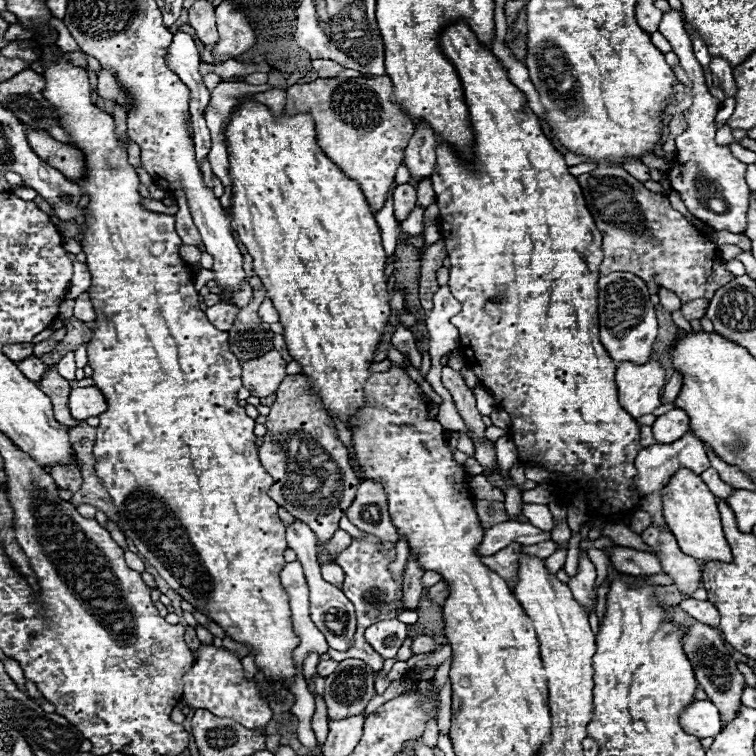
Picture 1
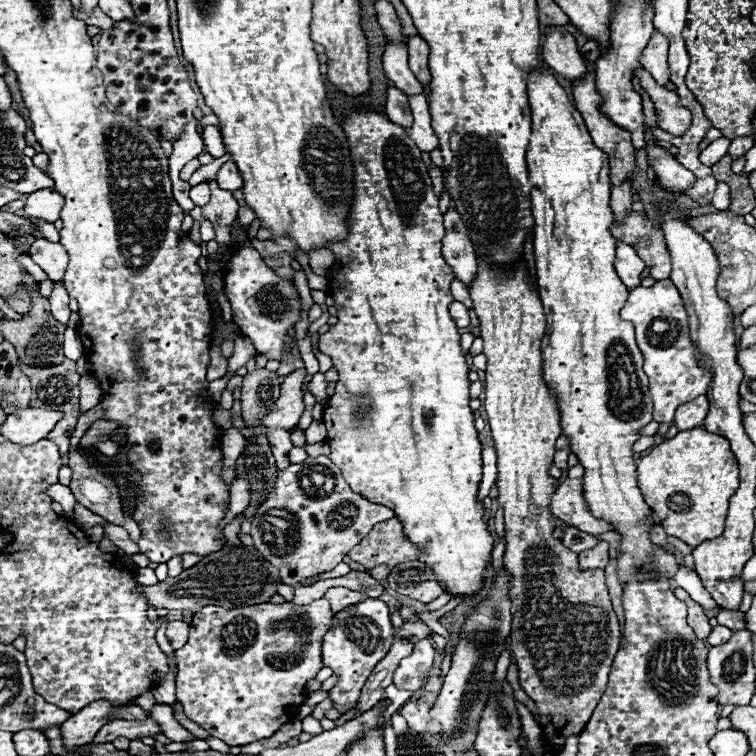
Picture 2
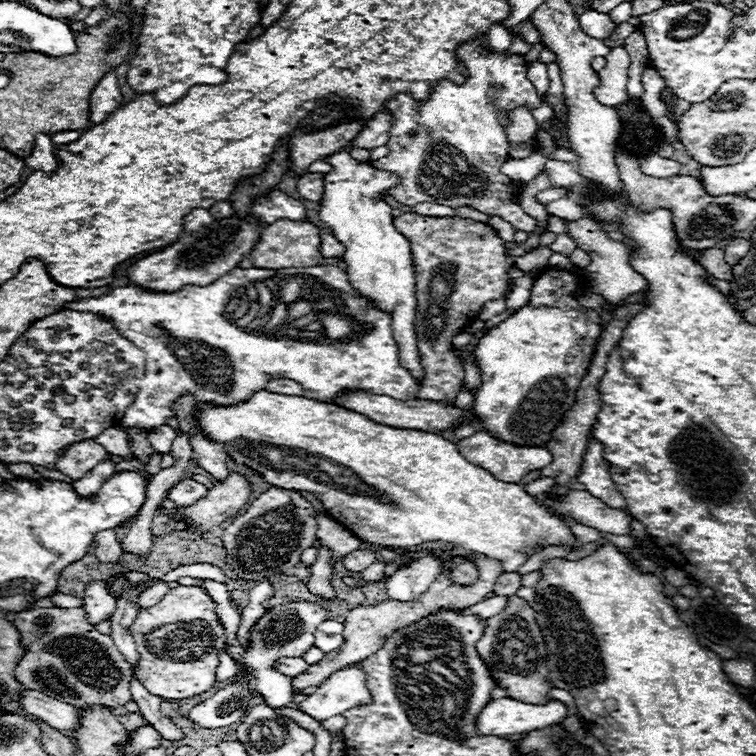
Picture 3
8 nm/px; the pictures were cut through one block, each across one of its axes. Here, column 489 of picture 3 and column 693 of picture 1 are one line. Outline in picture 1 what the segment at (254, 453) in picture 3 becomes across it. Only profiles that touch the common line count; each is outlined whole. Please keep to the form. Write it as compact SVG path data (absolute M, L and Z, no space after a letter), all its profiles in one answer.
M680 468L670 478L670 482L662 488L662 512L668 530L676 536L684 554L694 556L700 564L706 560L720 560L720 562L732 560L730 546L722 532L716 496L708 490L708 486L702 482L698 474L690 472L688 468Z

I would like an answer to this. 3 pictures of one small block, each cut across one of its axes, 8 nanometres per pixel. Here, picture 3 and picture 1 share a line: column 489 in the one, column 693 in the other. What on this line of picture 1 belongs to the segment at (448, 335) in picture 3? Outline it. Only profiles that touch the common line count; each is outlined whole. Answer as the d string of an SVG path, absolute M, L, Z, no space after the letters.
M598 166L594 172L578 176L578 182L582 186L586 206L604 236L600 274L632 272L644 282L656 282L658 286L674 292L682 304L698 298L710 300L718 288L734 278L722 260L720 274L714 274L718 246L702 236L678 210L674 210L666 196L650 192L624 168Z

